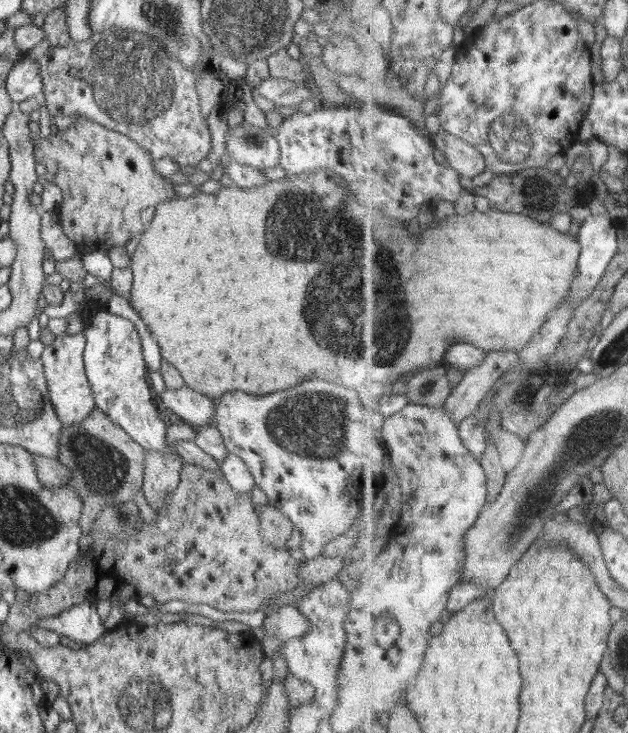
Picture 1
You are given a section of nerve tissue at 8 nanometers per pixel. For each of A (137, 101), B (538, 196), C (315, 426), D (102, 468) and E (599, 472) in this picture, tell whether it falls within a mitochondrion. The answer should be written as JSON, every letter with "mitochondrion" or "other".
{"A":"mitochondrion","B":"mitochondrion","C":"mitochondrion","D":"mitochondrion","E":"other"}

